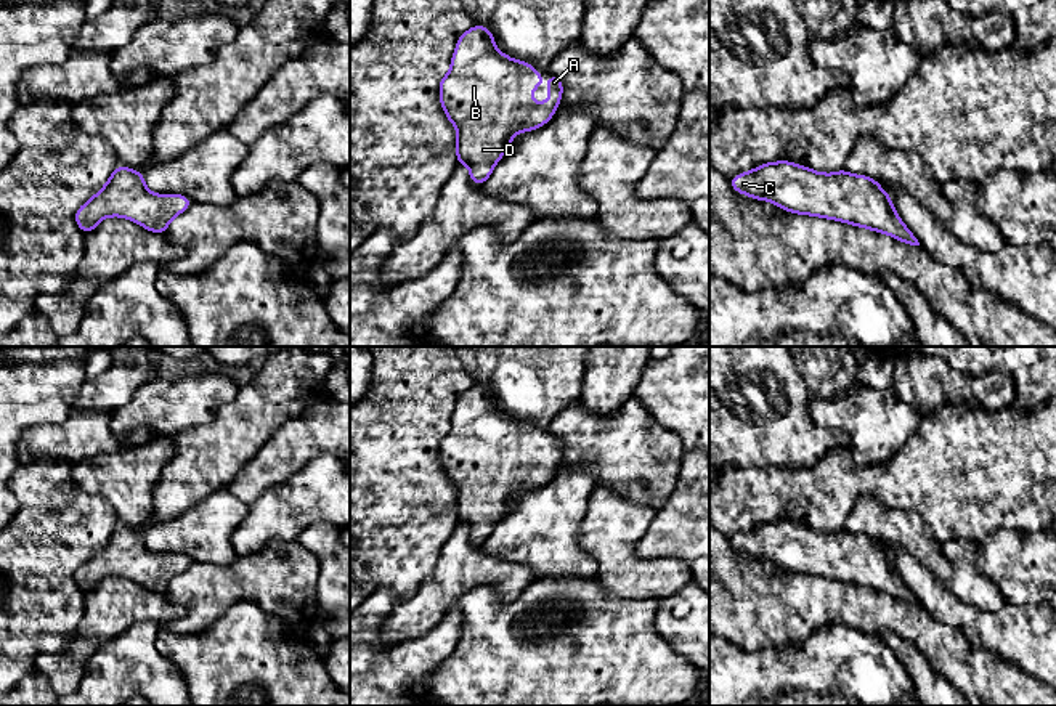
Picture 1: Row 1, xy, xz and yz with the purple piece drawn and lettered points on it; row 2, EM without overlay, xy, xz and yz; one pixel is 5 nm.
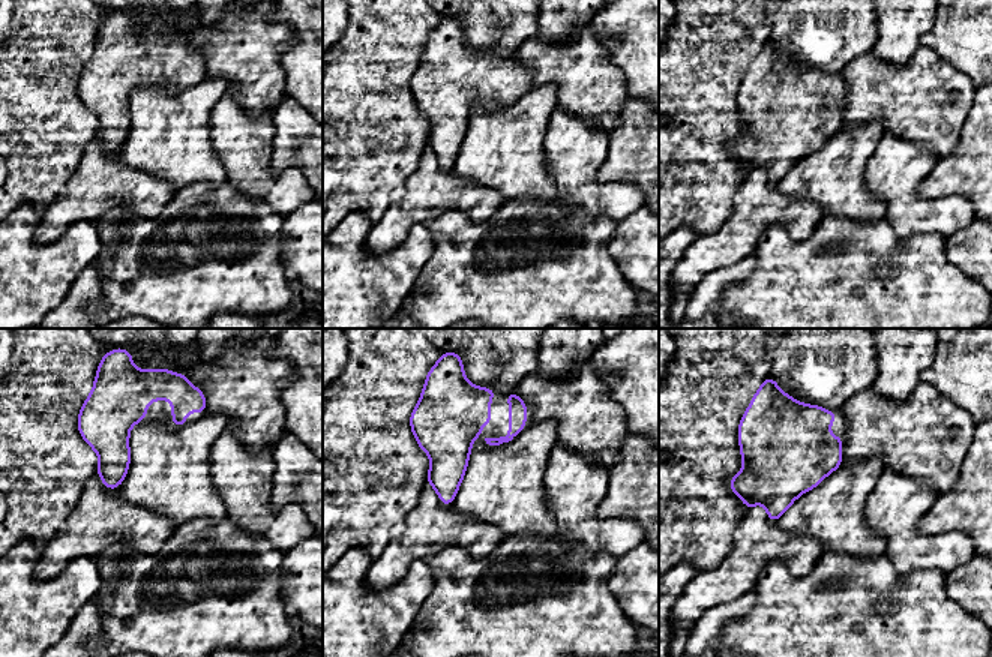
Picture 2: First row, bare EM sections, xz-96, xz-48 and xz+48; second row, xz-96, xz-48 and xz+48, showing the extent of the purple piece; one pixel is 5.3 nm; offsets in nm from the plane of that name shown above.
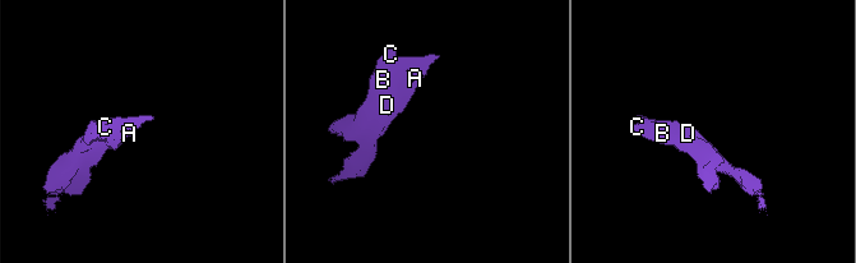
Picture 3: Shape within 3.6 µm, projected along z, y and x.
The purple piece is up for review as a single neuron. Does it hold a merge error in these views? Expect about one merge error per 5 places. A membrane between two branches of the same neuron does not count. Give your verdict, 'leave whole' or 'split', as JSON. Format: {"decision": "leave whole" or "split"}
{"decision": "leave whole"}

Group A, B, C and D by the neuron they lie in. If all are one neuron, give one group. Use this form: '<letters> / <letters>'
A B C D

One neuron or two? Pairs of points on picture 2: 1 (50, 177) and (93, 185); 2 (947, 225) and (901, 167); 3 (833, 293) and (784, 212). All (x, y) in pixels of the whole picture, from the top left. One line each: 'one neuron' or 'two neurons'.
1: two neurons
2: one neuron
3: two neurons

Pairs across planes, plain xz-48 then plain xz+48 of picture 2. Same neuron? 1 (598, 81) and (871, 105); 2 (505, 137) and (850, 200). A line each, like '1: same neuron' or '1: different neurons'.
1: same neuron
2: same neuron

